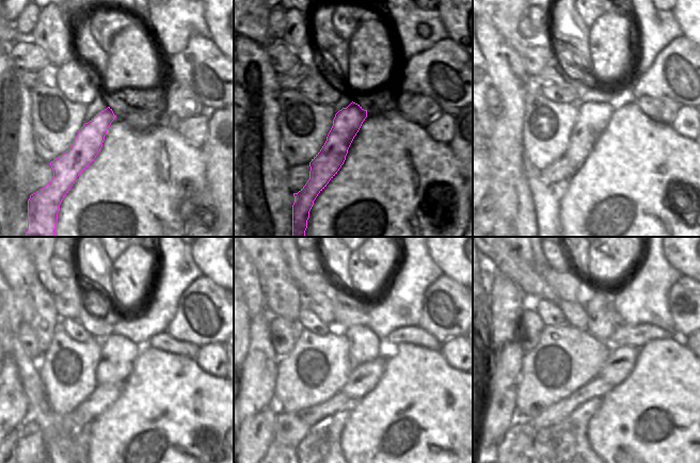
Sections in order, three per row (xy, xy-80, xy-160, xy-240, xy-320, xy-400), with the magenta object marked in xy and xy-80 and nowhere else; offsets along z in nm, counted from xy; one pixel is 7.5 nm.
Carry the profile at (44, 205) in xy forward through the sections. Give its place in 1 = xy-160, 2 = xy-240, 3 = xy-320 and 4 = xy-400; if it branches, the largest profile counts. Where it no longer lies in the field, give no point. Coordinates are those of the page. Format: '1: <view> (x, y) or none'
1: xy-160 (593, 117)
2: xy-240 (118, 354)
3: xy-320 (364, 345)
4: xy-400 (600, 303)

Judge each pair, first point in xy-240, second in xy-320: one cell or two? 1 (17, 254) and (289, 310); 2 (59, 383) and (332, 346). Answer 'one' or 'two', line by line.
1: one
2: one

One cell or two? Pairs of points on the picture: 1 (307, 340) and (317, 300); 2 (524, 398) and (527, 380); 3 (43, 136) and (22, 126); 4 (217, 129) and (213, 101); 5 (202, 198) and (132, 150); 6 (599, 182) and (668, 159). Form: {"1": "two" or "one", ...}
{"1": "two", "2": "one", "3": "two", "4": "two", "5": "one", "6": "one"}

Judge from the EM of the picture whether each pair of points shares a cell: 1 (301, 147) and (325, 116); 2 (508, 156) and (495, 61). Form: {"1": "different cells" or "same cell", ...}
{"1": "same cell", "2": "same cell"}

